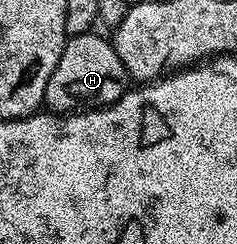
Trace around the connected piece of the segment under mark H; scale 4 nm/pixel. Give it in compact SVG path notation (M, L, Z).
M99 32L73 34L61 52L61 60L57 60L57 68L53 68L53 76L49 76L43 101L52 111L71 112L76 108L113 106L128 89L127 69L112 43L108 39L106 42Z

